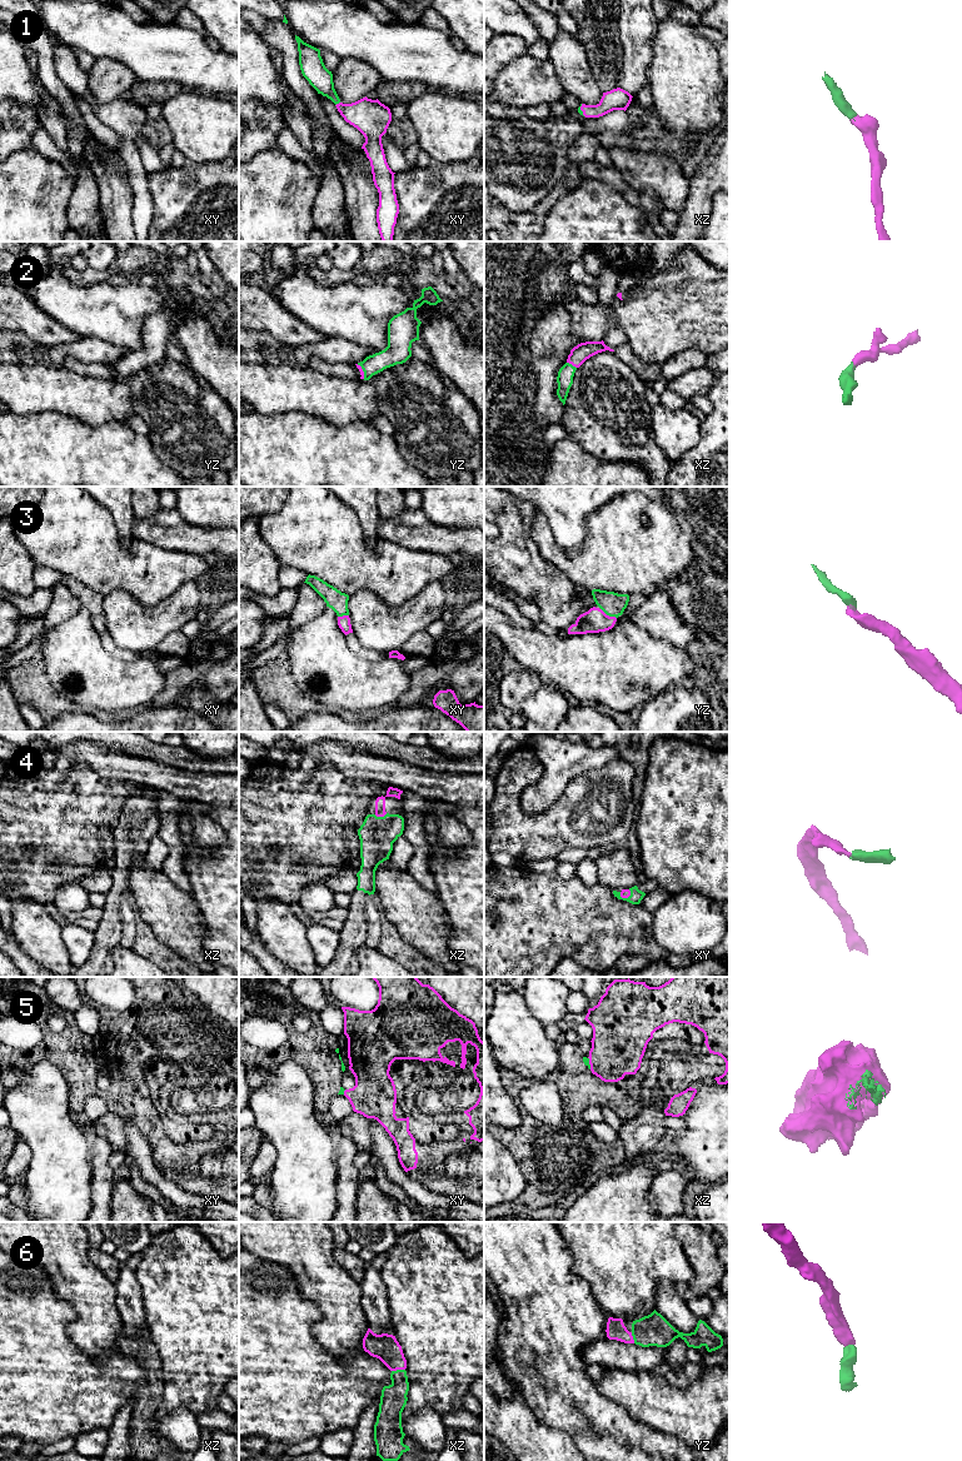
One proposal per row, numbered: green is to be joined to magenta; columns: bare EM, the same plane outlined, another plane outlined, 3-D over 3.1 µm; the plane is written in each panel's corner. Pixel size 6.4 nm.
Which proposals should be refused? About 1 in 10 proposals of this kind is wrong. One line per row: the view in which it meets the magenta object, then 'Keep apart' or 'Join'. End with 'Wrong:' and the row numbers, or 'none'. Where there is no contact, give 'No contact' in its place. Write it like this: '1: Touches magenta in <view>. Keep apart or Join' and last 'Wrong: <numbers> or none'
1: Touches magenta in xy. Join
2: Touches magenta in xz. Join
3: Touches magenta in yz. Join
4: Touches magenta in xz. Join
5: Touches magenta in xz. Keep apart
6: Touches magenta in xz. Join
Wrong: 5

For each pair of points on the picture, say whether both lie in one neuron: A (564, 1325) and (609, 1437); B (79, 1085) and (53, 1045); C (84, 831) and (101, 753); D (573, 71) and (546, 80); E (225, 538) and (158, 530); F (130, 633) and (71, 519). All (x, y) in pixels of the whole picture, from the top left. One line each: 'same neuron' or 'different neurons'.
A: same neuron
B: same neuron
C: different neurons
D: different neurons
E: same neuron
F: different neurons

